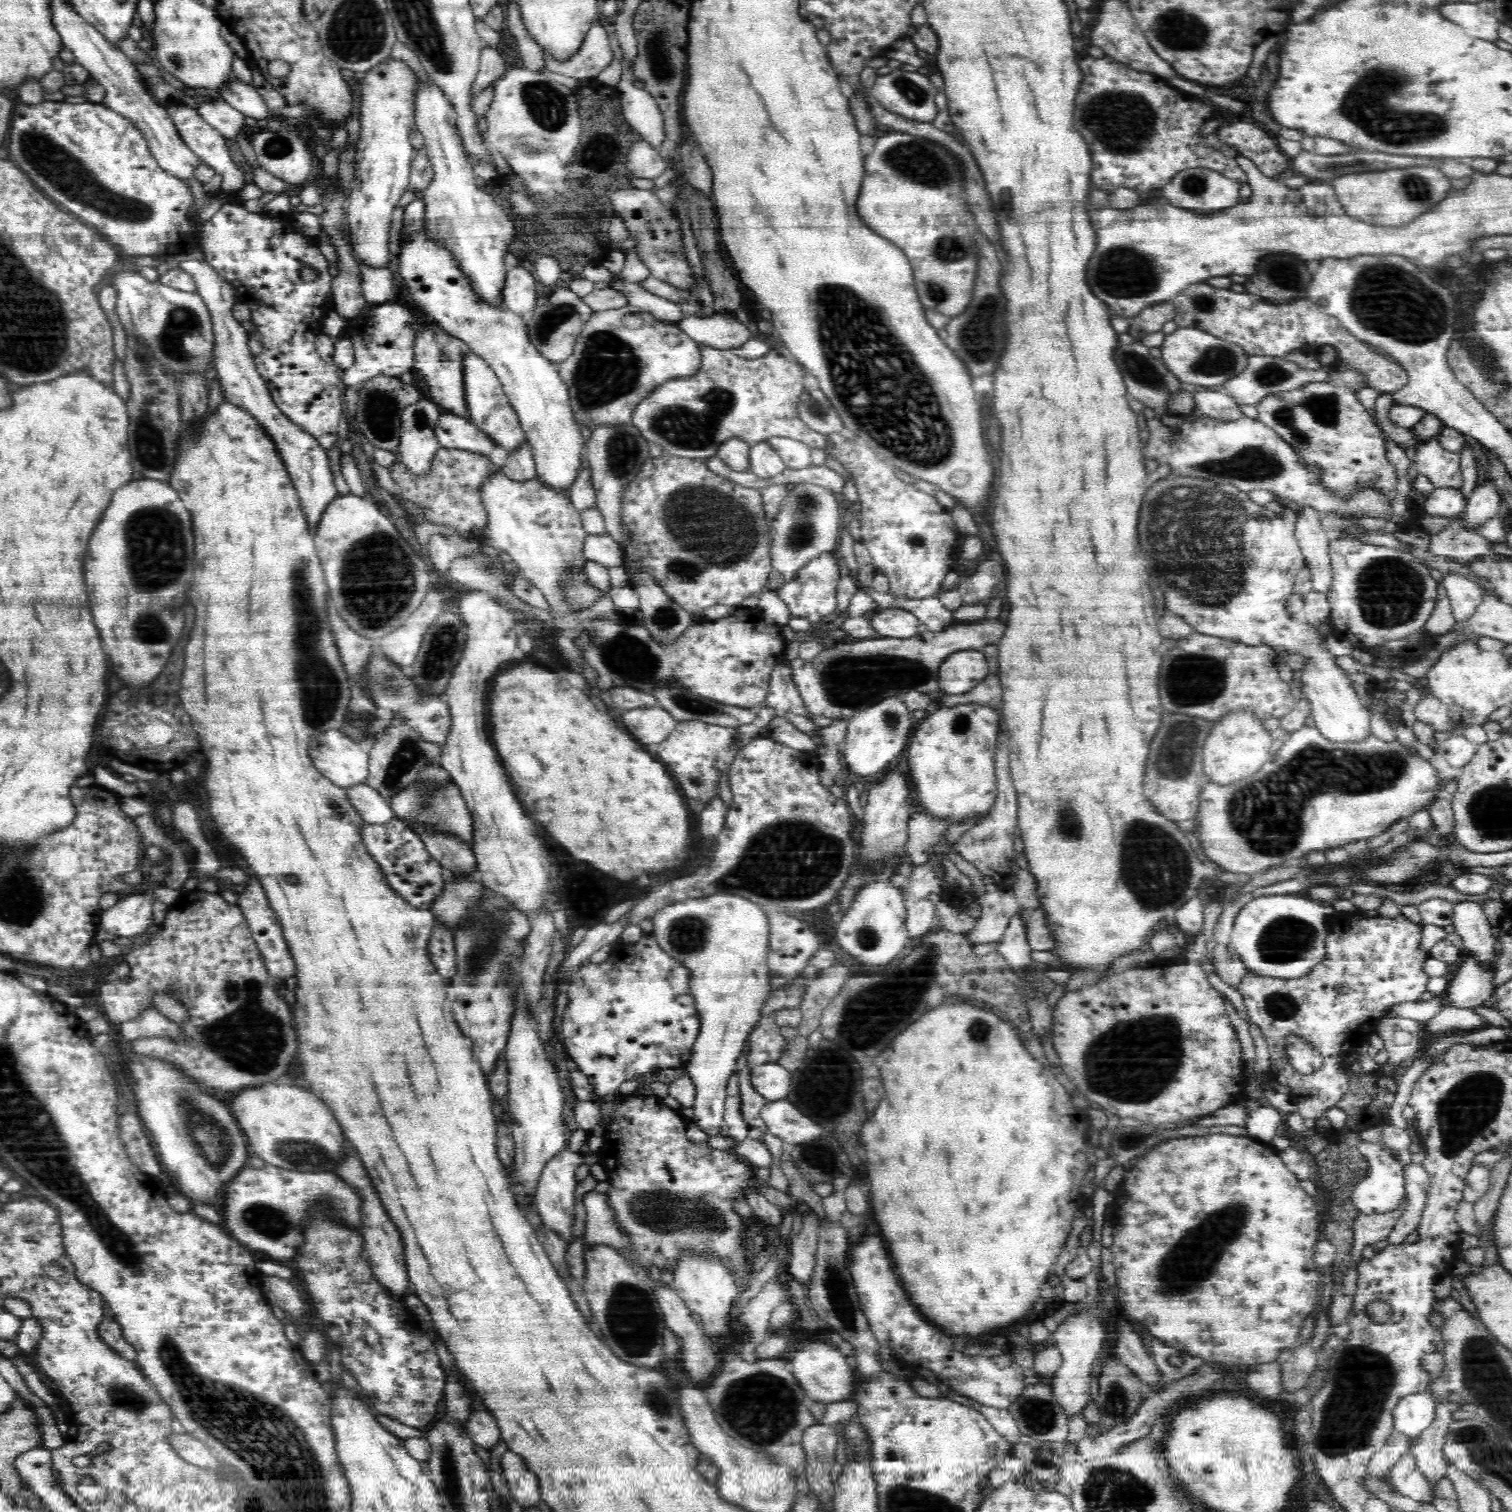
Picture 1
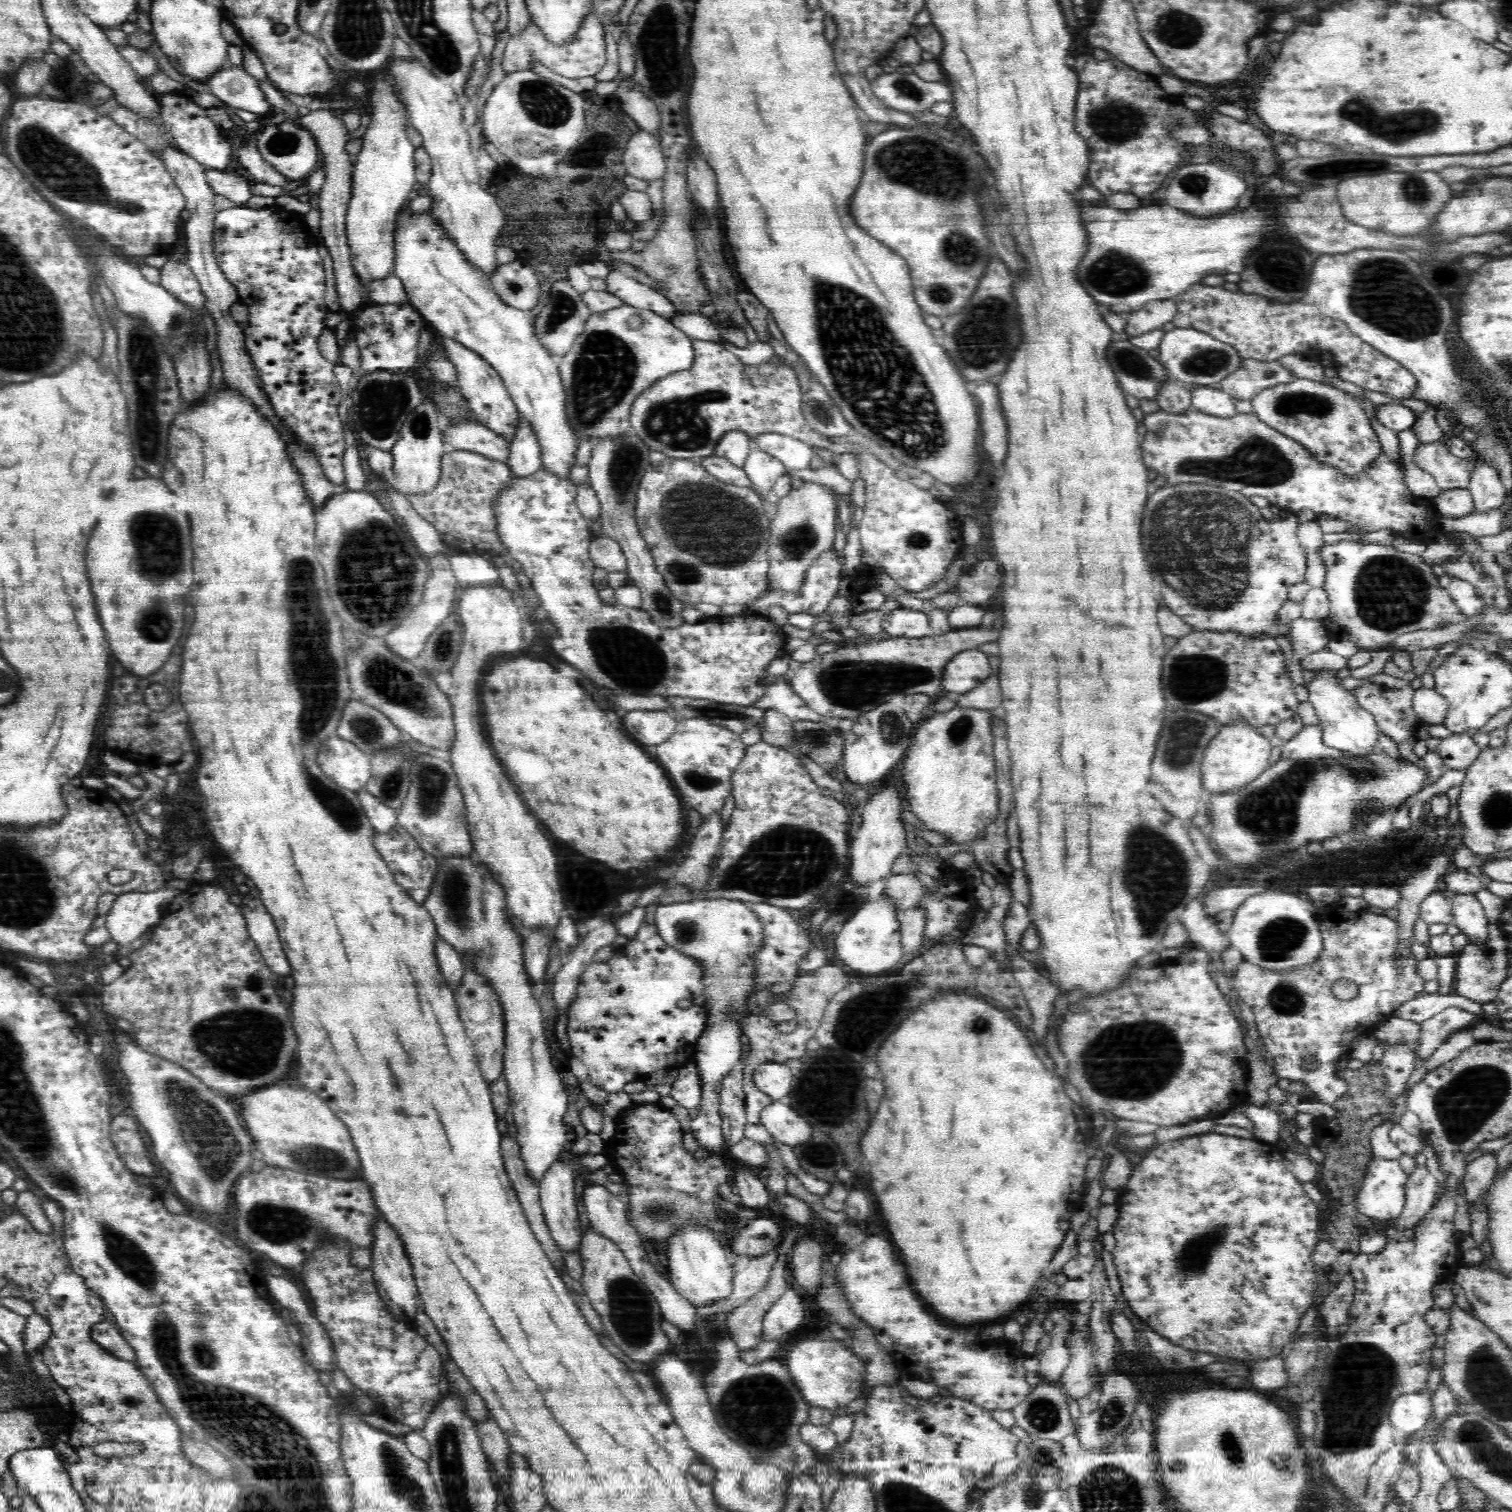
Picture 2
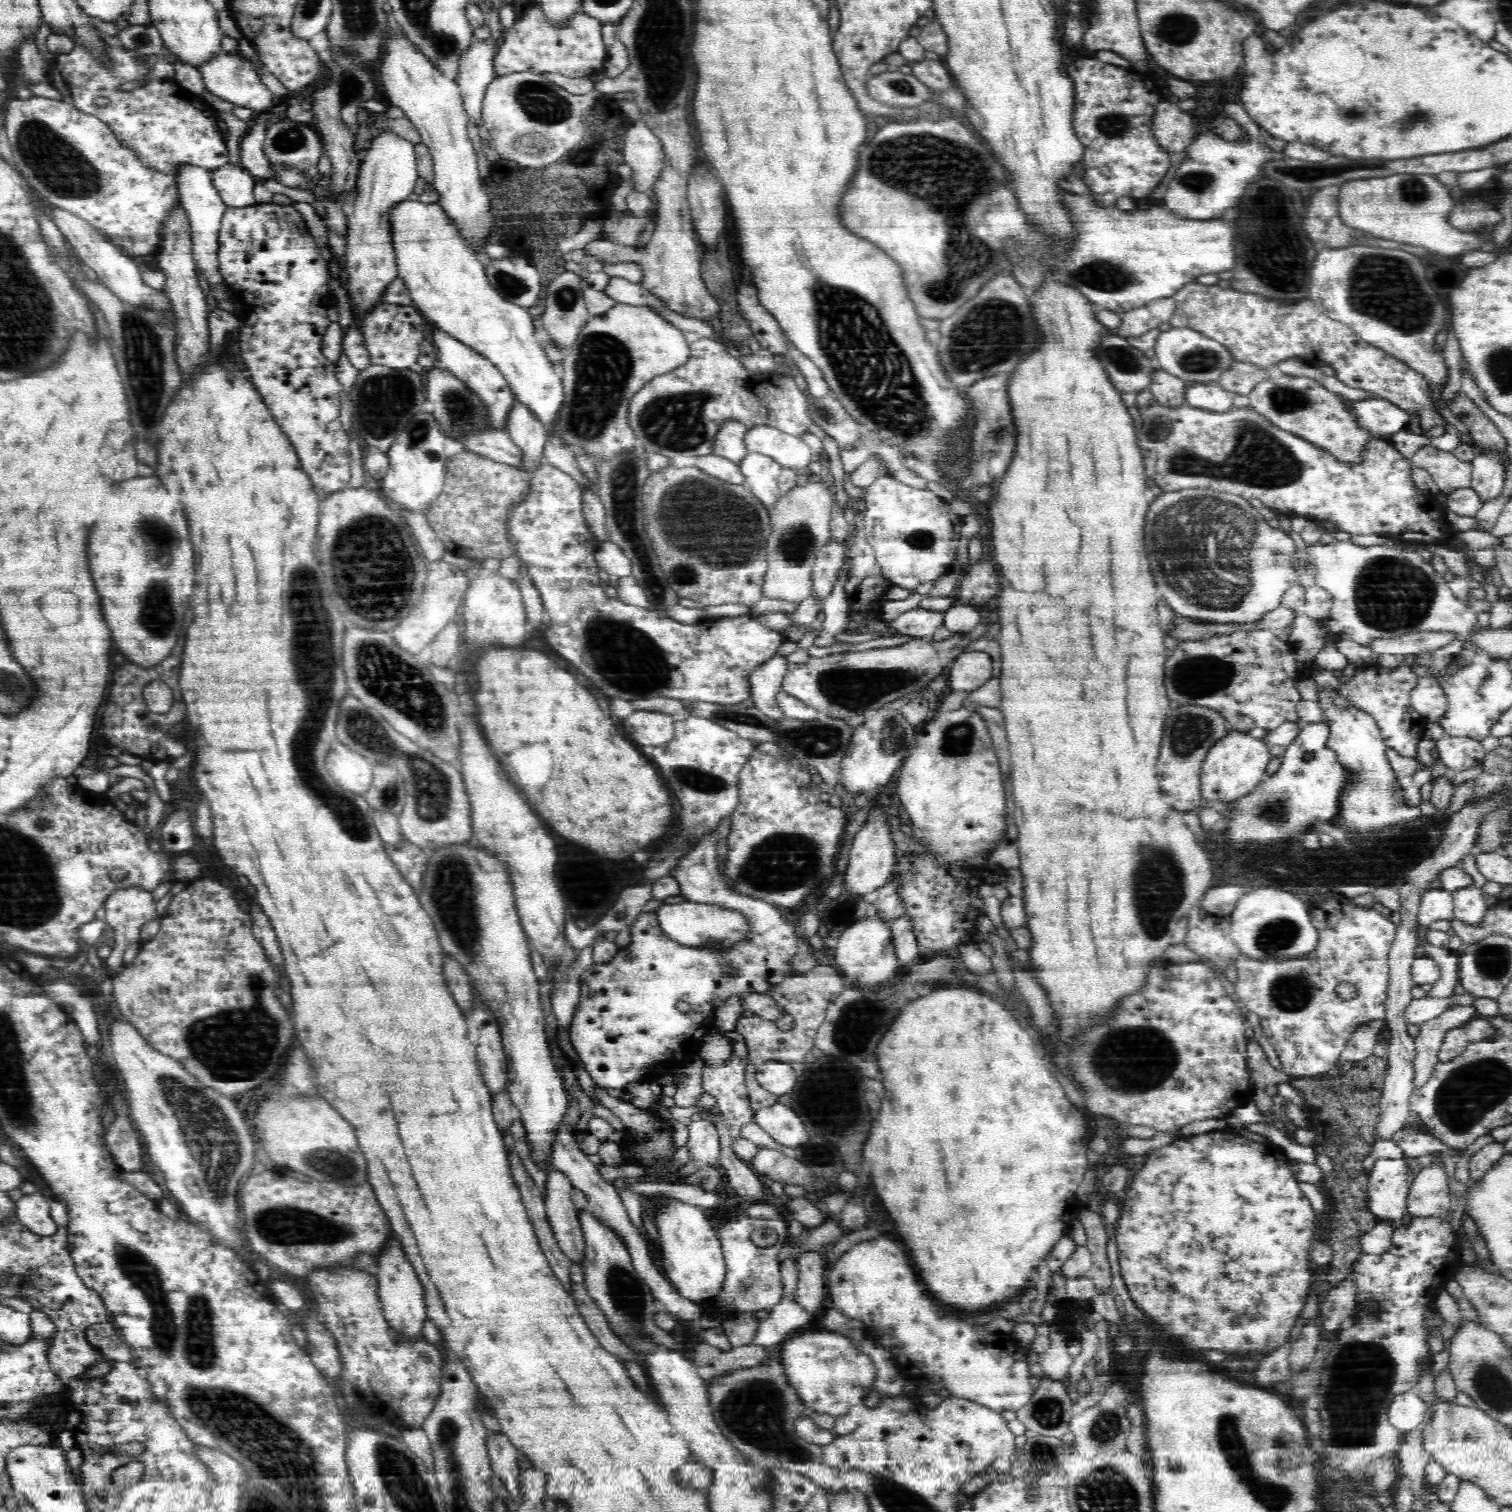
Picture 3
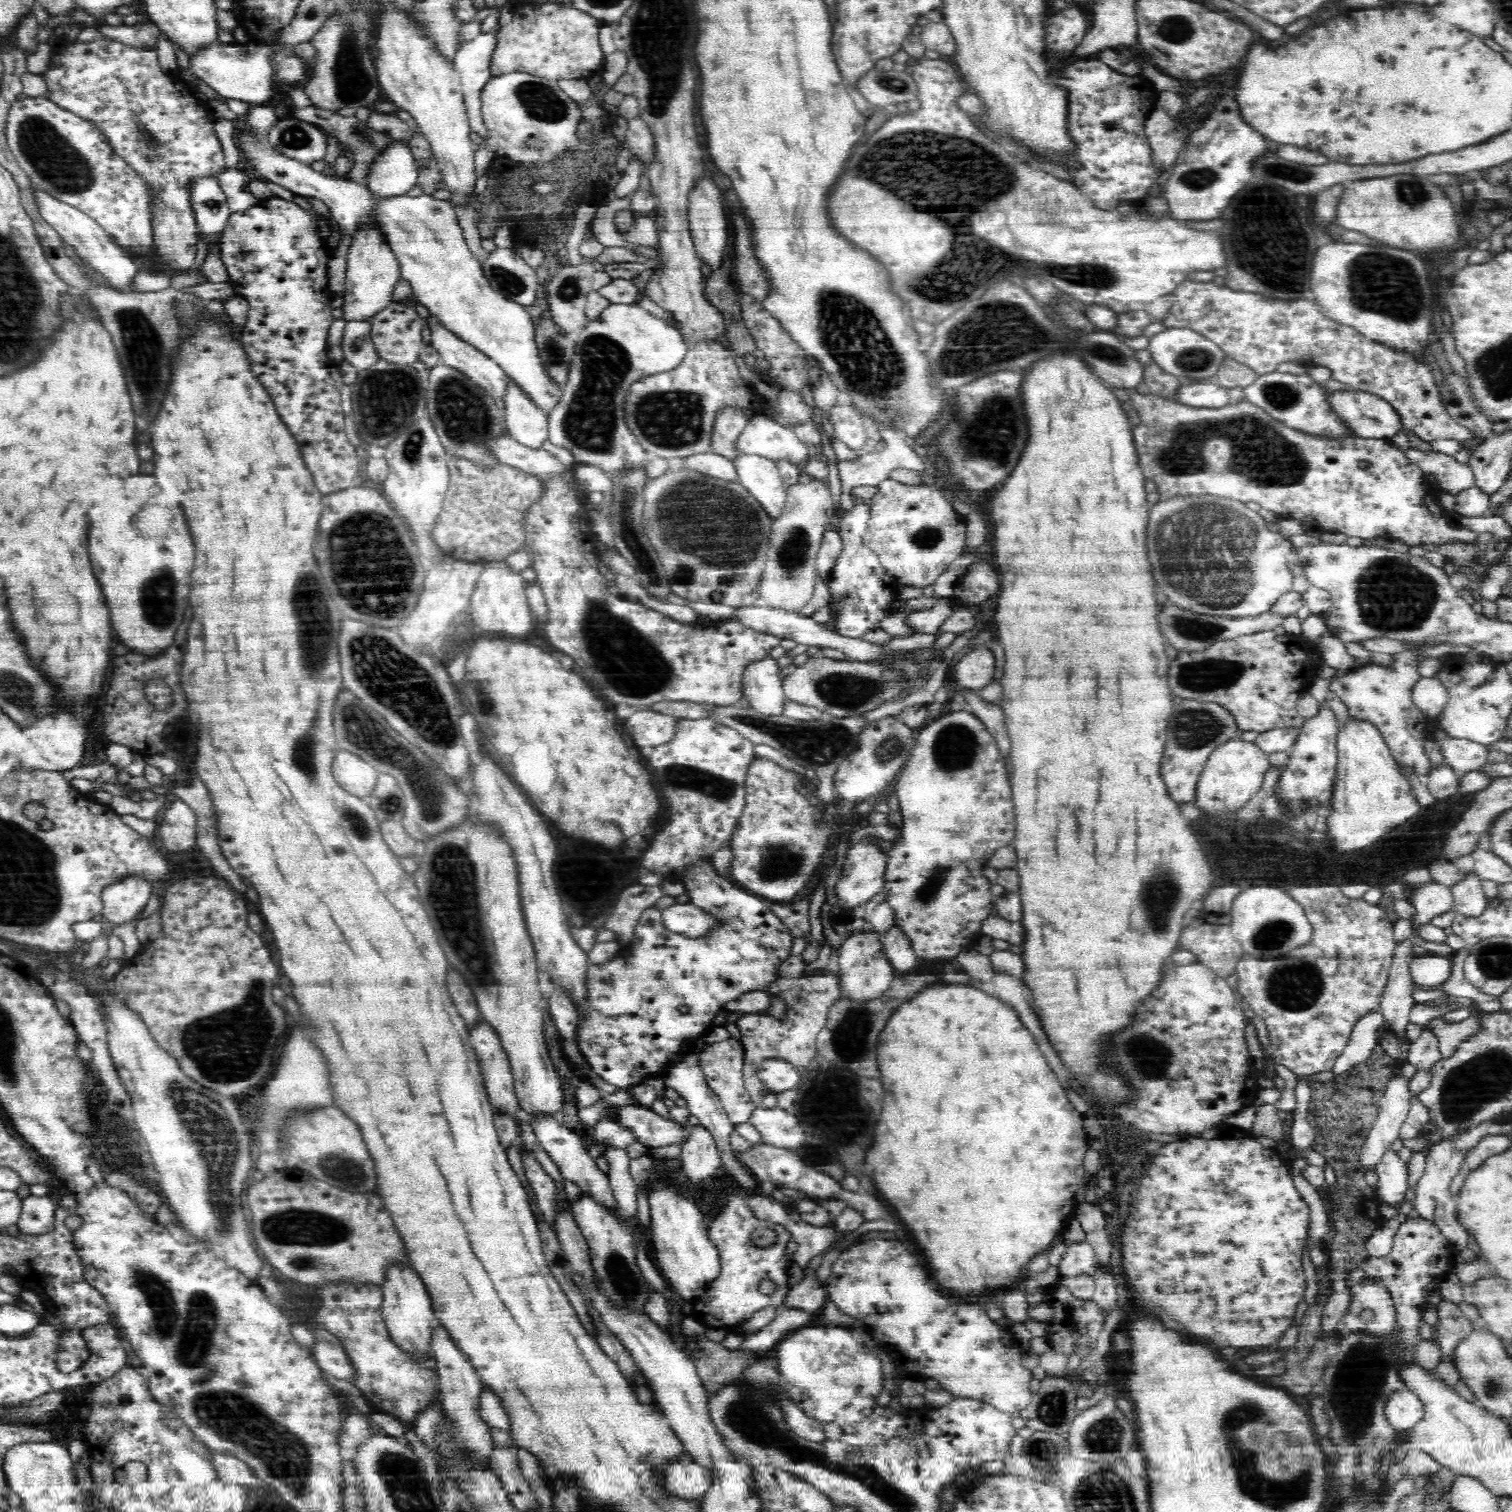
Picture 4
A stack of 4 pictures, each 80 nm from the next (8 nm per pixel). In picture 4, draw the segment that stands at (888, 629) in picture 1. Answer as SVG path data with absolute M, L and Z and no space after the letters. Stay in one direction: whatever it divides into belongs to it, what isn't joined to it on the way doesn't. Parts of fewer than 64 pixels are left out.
M938 598L938 600L930 607L924 610L914 610L906 623L914 629L916 633L936 634L938 627L944 624L944 621L954 608L953 603L947 598Z

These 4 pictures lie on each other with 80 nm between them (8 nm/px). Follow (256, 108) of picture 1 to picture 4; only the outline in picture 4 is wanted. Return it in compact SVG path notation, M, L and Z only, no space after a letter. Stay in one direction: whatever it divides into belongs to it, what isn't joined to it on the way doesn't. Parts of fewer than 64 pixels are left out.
M250 39L243 44L238 42L222 43L218 41L216 44L208 45L207 49L200 49L198 53L192 53L189 56L189 62L192 72L204 80L220 96L226 99L234 98L242 100L251 106L266 105L272 98L273 79L275 79L274 69L272 69L272 52L273 46L265 44L264 41Z

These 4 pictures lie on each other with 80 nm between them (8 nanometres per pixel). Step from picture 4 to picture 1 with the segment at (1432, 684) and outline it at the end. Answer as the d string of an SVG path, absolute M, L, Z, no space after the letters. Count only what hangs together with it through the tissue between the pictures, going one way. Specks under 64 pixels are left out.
M1425 694L1415 705L1416 719L1430 725L1435 732L1444 733L1456 727L1451 719L1449 708L1436 696Z

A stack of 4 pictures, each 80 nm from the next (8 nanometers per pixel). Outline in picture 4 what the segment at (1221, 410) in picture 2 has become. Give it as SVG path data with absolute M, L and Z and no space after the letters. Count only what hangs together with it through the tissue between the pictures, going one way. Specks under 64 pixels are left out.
M1202 380L1189 385L1184 383L1176 391L1173 400L1193 407L1219 409L1230 402L1230 396L1226 388Z

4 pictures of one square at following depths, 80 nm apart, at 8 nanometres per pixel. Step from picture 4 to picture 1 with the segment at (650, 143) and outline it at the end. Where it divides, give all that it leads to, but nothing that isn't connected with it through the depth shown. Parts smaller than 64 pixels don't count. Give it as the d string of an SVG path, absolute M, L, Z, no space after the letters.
M642 138L632 144L625 164L633 177L652 180L663 174L667 167L662 155Z

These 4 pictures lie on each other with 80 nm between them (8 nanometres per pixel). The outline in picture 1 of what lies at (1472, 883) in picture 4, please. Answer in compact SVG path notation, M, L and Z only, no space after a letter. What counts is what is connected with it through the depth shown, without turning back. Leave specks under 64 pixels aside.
M1472 900L1456 902L1452 905L1452 924L1456 933L1463 939L1464 953L1472 955L1478 963L1488 969L1496 964L1496 937L1492 935L1492 926L1482 911L1482 905Z

